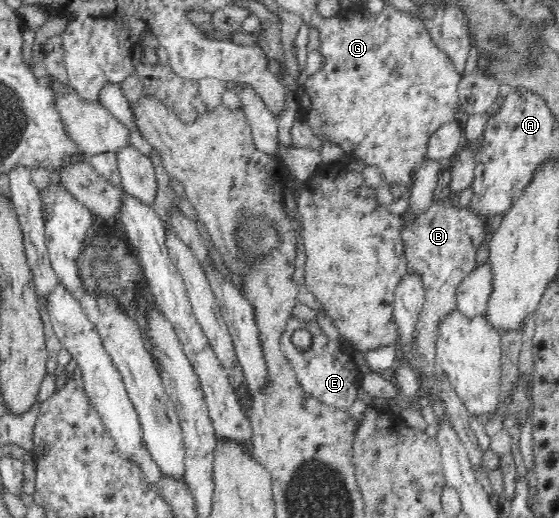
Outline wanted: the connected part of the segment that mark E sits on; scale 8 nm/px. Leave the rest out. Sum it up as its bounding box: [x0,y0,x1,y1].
[280,316,360,411]

